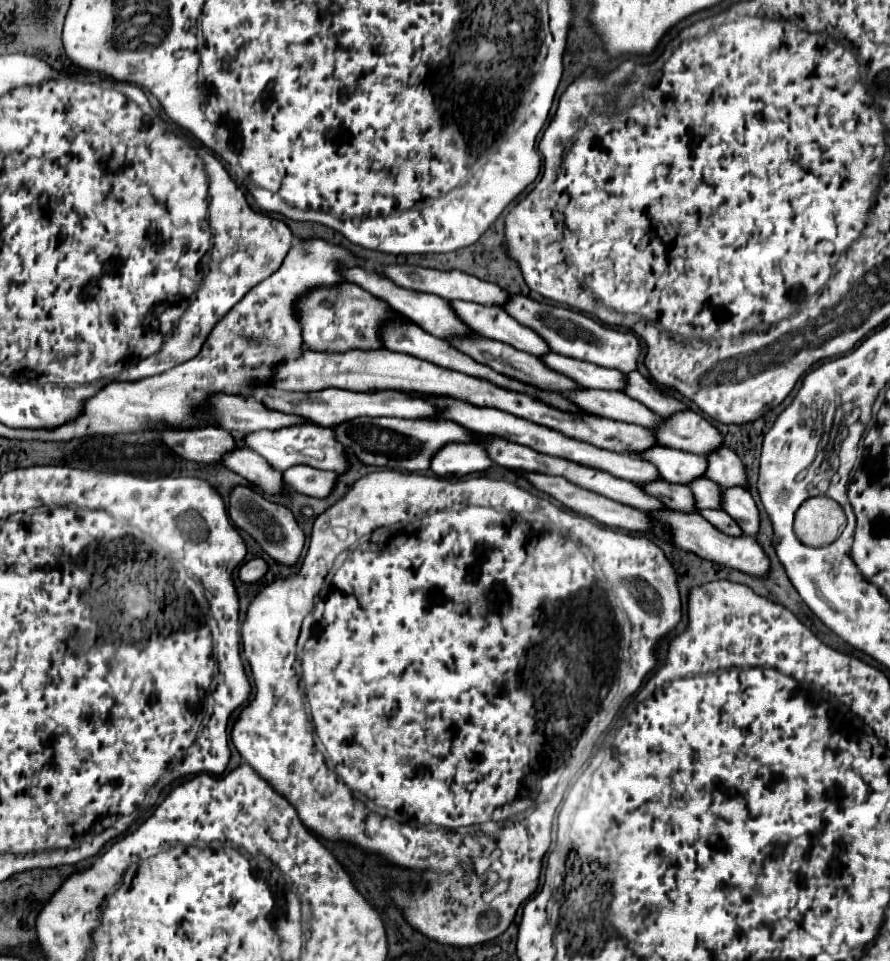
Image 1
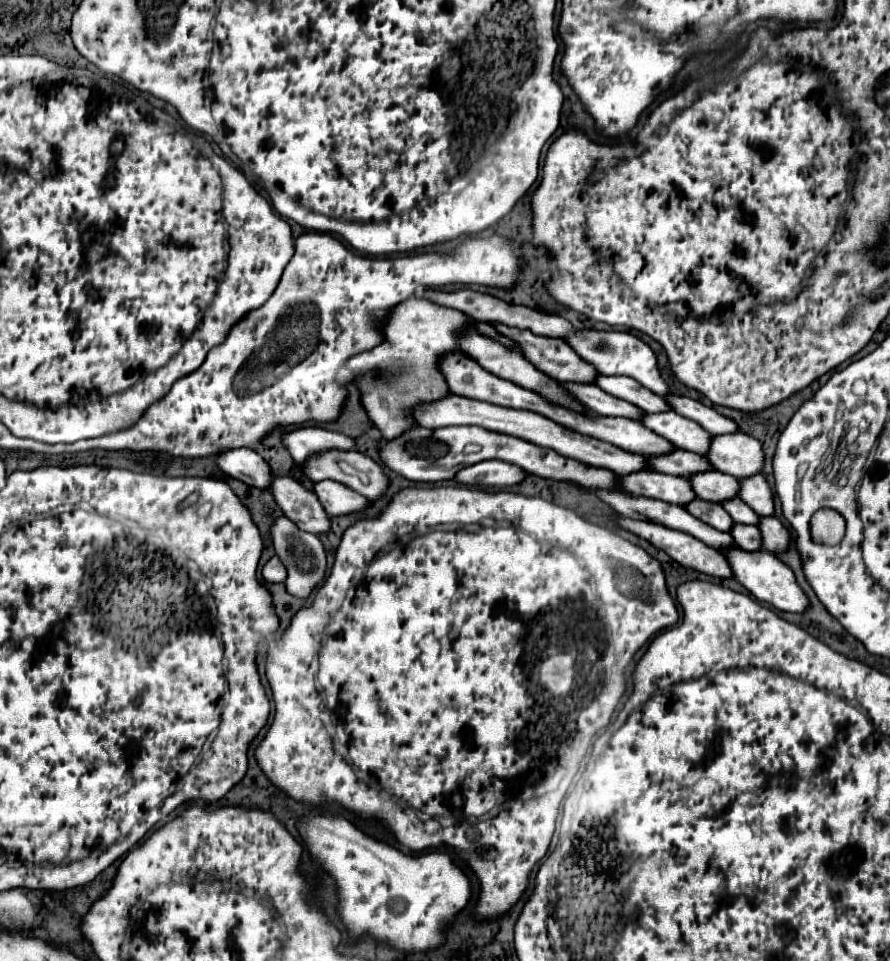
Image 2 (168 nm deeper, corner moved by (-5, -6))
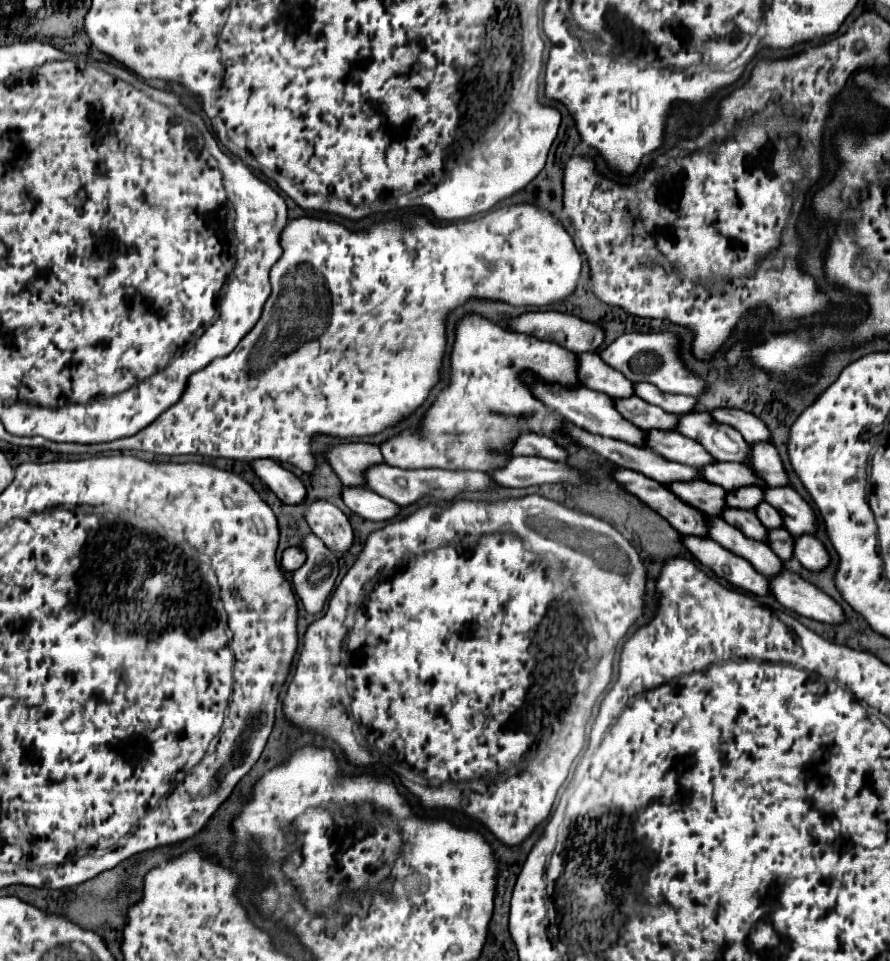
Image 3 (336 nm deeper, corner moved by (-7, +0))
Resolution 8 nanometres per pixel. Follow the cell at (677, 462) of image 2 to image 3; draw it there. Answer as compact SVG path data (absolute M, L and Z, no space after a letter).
M716 462L710 466L700 468L700 472L704 474L704 478L712 484L718 484L722 488L744 488L744 484L756 484L760 488L768 488L768 484L764 484L764 480L756 480L756 476L752 476L752 468L748 468L746 464L736 464L736 462Z

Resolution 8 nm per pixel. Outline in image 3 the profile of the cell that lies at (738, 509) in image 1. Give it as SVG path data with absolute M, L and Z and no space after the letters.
M808 534L796 538L794 556L804 568L808 568L812 572L826 570L830 566L830 560L832 560L828 550L826 550L826 546L818 538L808 536Z

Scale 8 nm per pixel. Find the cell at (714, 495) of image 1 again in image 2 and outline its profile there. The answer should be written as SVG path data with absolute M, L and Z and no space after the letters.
M730 498L722 502L722 508L734 518L734 522L740 522L740 524L758 524L760 520L760 516L754 514L754 510L750 510L750 506L746 506L740 498Z

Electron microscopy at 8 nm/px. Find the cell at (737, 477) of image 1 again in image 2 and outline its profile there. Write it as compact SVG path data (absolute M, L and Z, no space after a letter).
M754 474L752 478L740 478L740 488L736 496L742 498L756 514L762 514L762 516L774 514L772 492L762 474Z

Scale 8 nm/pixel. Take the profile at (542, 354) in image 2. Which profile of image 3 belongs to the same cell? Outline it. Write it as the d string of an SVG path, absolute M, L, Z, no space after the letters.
M596 352L578 356L578 378L584 386L600 390L612 398L628 398L634 394L634 384L614 368L610 368Z

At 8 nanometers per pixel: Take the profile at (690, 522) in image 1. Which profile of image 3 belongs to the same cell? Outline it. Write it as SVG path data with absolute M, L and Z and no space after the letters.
M784 572L770 580L772 596L788 610L798 612L800 616L824 622L824 624L840 624L846 622L844 610L838 602L834 602L828 594L824 594L814 584L806 582L794 572Z

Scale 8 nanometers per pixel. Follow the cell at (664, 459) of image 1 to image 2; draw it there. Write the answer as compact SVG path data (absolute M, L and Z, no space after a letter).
M706 470L706 474L692 474L688 482L692 484L694 494L708 502L724 502L728 498L734 498L738 492L738 480L718 470Z

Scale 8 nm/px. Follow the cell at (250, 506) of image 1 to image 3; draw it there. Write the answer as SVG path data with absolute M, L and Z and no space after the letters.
M308 534L302 548L308 554L308 560L304 566L300 566L294 572L294 590L296 596L302 600L306 612L318 614L324 610L324 604L334 590L336 578L338 578L338 558L332 550L324 546L324 542Z

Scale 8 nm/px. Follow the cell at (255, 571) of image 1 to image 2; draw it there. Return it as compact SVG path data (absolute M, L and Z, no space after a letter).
M272 556L272 558L264 564L264 568L262 568L262 578L264 578L264 582L284 582L284 578L286 578L286 568L282 566L282 562L280 562L276 556Z

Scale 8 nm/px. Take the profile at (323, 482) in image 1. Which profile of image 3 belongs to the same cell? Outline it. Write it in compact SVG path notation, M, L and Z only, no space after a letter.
M344 488L344 504L358 516L372 522L388 522L400 514L400 506L392 500L378 496L368 488Z

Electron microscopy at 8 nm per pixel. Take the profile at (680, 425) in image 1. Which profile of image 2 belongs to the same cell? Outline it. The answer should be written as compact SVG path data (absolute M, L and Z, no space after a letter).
M740 432L712 436L710 454L706 454L704 458L714 466L714 470L722 470L724 474L744 478L762 470L764 452L756 438Z

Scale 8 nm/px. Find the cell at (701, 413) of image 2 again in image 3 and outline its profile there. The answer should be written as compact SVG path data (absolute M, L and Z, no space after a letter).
M718 408L710 414L716 416L716 420L720 424L730 424L732 428L736 428L744 436L744 440L748 440L748 444L772 442L768 426L758 416L752 416L750 412L732 410L732 408Z

